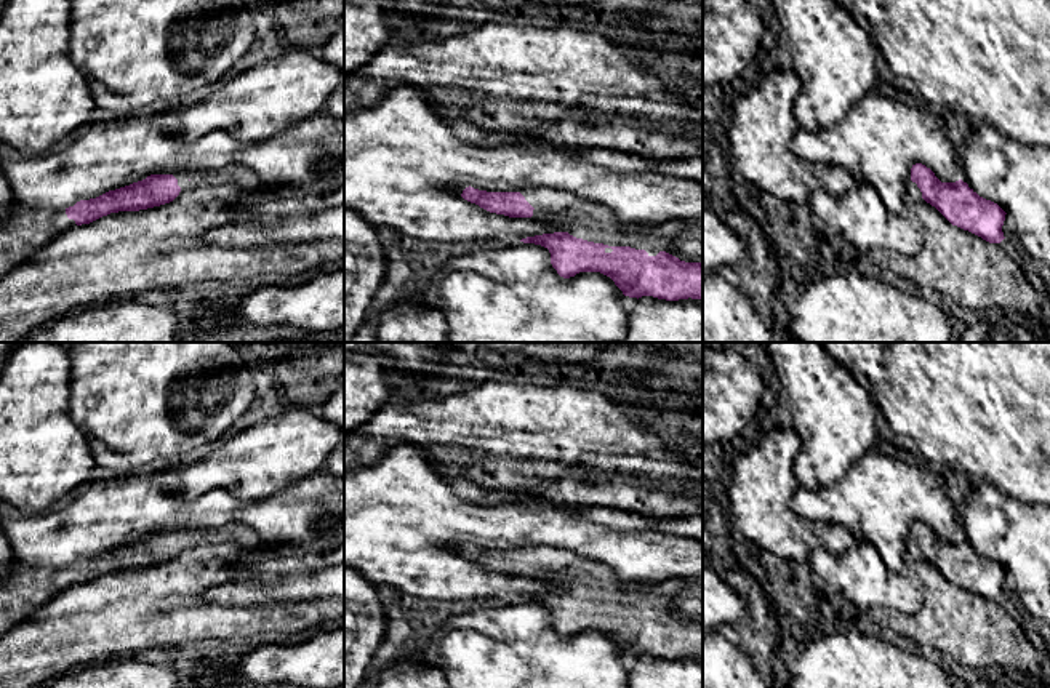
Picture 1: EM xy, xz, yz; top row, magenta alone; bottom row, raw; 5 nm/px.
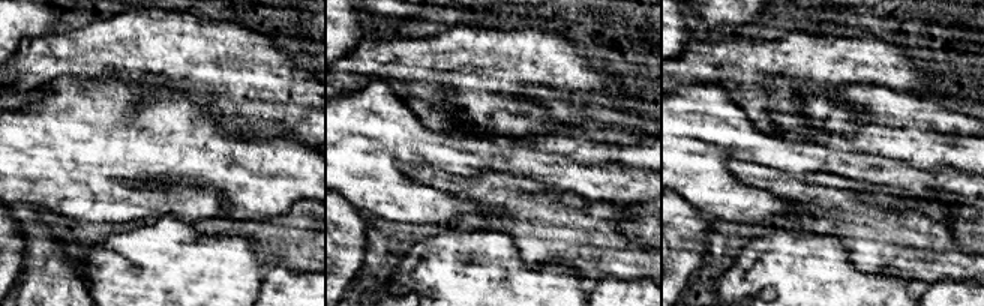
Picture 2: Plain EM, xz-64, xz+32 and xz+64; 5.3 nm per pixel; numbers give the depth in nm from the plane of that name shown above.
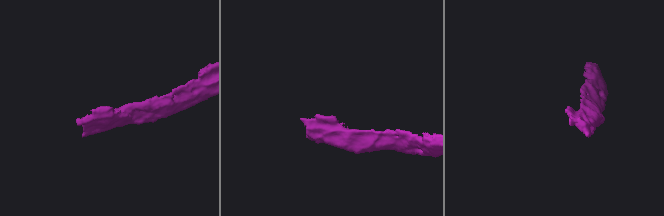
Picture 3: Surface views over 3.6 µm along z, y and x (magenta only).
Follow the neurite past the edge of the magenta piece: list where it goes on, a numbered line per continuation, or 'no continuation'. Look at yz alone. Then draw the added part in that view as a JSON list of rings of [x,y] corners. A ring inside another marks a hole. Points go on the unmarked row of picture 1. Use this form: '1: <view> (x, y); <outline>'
1: yz (913, 554); [[[909,539],[906,542],[906,550],[903,554],[906,570],[911,571],[916,566],[916,563],[922,558],[924,557],[920,547],[917,546],[916,541]]]

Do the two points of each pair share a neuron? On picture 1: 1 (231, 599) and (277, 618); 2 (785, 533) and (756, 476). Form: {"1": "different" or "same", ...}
{"1": "different", "2": "same"}

